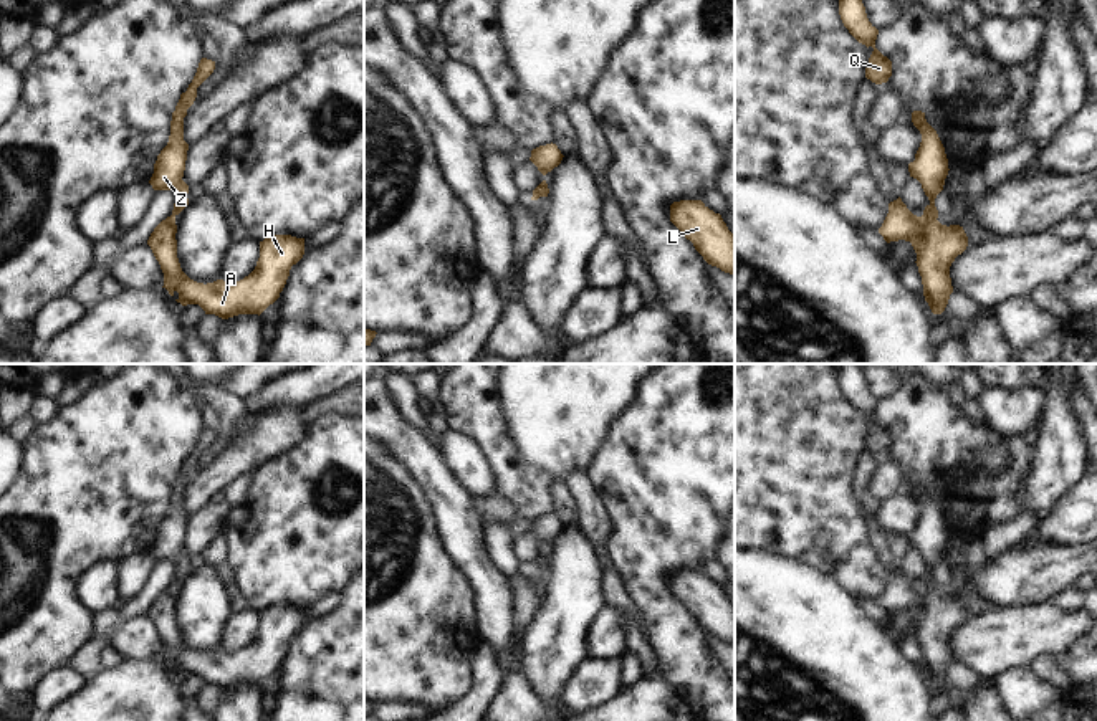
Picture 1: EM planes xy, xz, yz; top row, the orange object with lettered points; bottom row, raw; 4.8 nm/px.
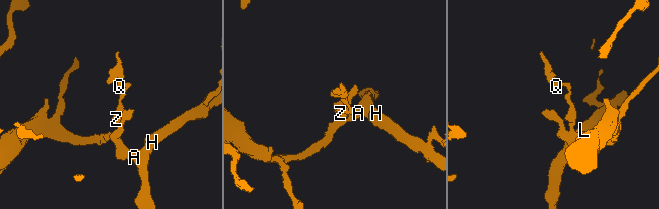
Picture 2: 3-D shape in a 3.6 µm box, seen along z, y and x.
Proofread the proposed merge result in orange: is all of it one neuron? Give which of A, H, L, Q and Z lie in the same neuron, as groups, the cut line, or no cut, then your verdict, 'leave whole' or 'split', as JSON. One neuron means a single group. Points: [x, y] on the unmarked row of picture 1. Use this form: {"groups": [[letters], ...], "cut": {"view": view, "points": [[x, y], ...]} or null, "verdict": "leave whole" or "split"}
{"groups": [["A", "H", "L", "Q", "Z"]], "cut": null, "verdict": "leave whole"}

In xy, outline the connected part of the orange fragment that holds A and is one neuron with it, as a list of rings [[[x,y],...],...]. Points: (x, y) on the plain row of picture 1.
[[[202,428],[187,461],[172,483],[167,516],[157,526],[149,551],[154,561],[172,561],[175,574],[172,585],[151,604],[147,615],[164,643],[164,657],[182,676],[199,675],[205,685],[228,690],[238,685],[261,685],[283,661],[290,640],[304,625],[304,609],[275,605],[260,612],[260,628],[255,640],[240,652],[197,653],[180,638],[177,628],[175,587],[189,575],[189,556],[182,551],[189,514],[184,511],[184,488],[197,468],[197,458],[213,443],[215,432]]]

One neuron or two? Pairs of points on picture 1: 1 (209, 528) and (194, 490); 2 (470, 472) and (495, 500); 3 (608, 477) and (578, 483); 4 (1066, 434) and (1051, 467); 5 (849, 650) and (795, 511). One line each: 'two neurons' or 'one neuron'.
1: two neurons
2: two neurons
3: two neurons
4: one neuron
5: two neurons

